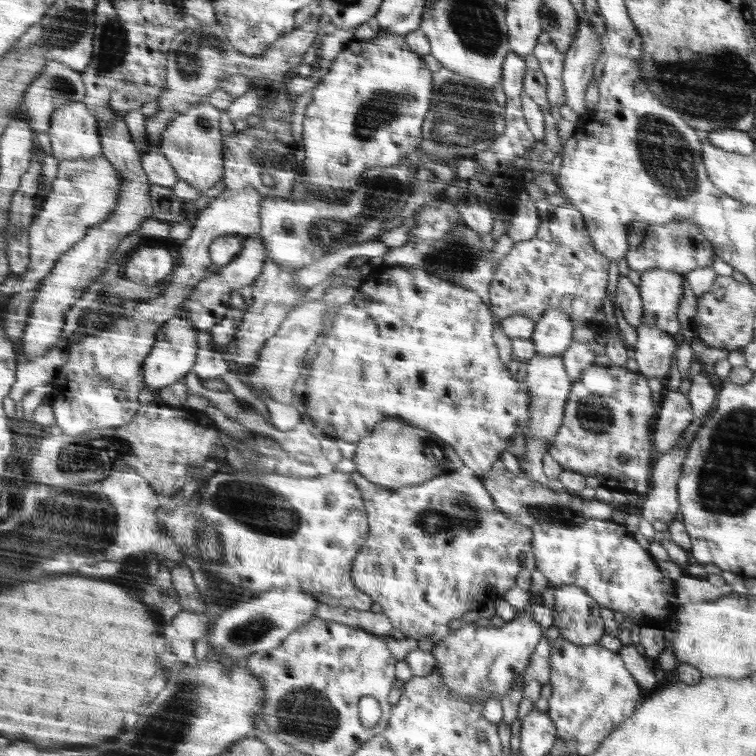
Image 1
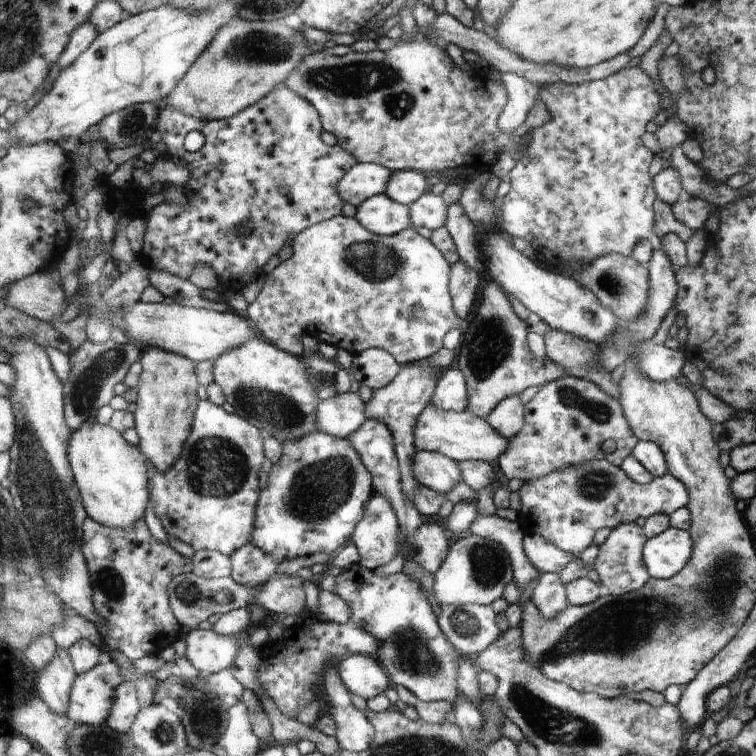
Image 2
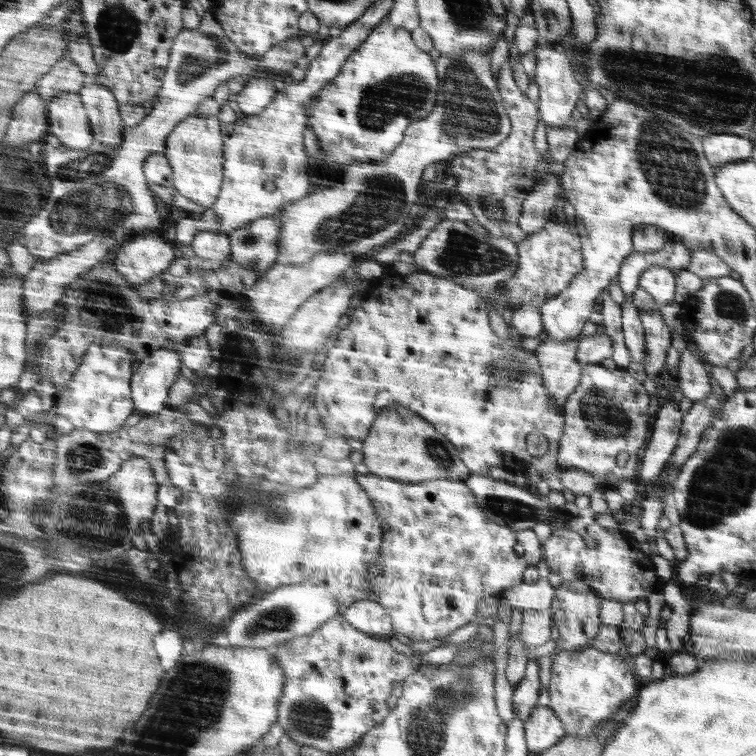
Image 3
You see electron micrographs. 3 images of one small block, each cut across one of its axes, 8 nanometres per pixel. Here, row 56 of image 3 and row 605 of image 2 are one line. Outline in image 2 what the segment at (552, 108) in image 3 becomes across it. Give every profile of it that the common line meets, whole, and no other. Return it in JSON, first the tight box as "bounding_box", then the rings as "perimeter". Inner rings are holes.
{"bounding_box":[531,573,570,619],"perimeter":[[[542,573],[531,599],[547,619],[556,617],[570,604],[567,601],[566,585],[559,573]]]}

